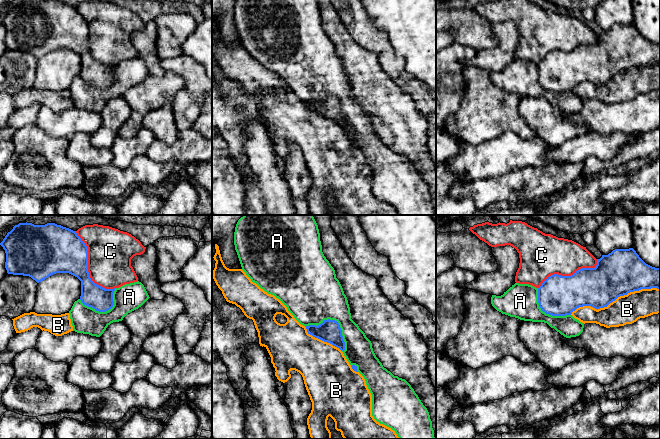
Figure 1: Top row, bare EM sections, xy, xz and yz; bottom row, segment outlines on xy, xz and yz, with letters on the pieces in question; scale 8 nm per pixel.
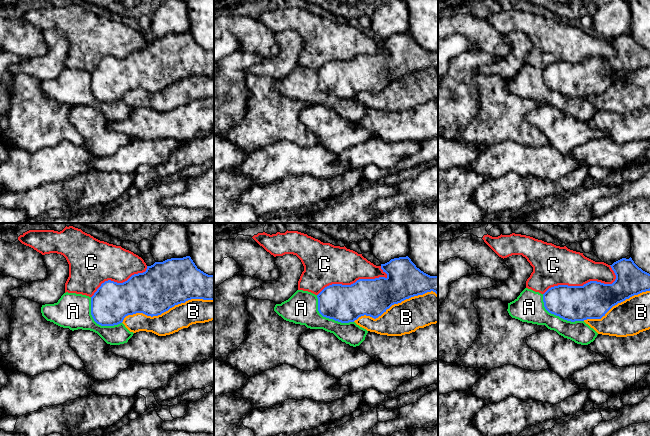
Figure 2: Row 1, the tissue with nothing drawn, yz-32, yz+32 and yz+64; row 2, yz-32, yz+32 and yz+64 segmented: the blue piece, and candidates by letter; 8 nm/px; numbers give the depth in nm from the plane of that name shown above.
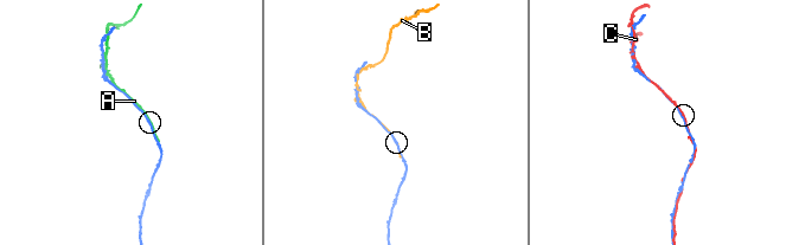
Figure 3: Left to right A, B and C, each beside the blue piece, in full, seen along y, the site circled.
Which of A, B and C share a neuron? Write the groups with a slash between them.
A / B / C

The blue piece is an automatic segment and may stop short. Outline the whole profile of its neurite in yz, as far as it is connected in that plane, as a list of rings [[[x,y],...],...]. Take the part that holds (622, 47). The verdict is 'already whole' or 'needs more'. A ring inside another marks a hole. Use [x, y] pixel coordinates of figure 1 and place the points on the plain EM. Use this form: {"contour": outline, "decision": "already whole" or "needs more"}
{"contour": [[[633,24],[615,25],[608,31],[602,31],[595,44],[582,44],[571,52],[554,50],[549,52],[538,64],[538,79],[543,88],[552,92],[571,91],[579,83],[591,82],[595,85],[607,83],[618,73],[641,65],[660,65],[660,44],[646,40]]], "decision": "already whole"}

